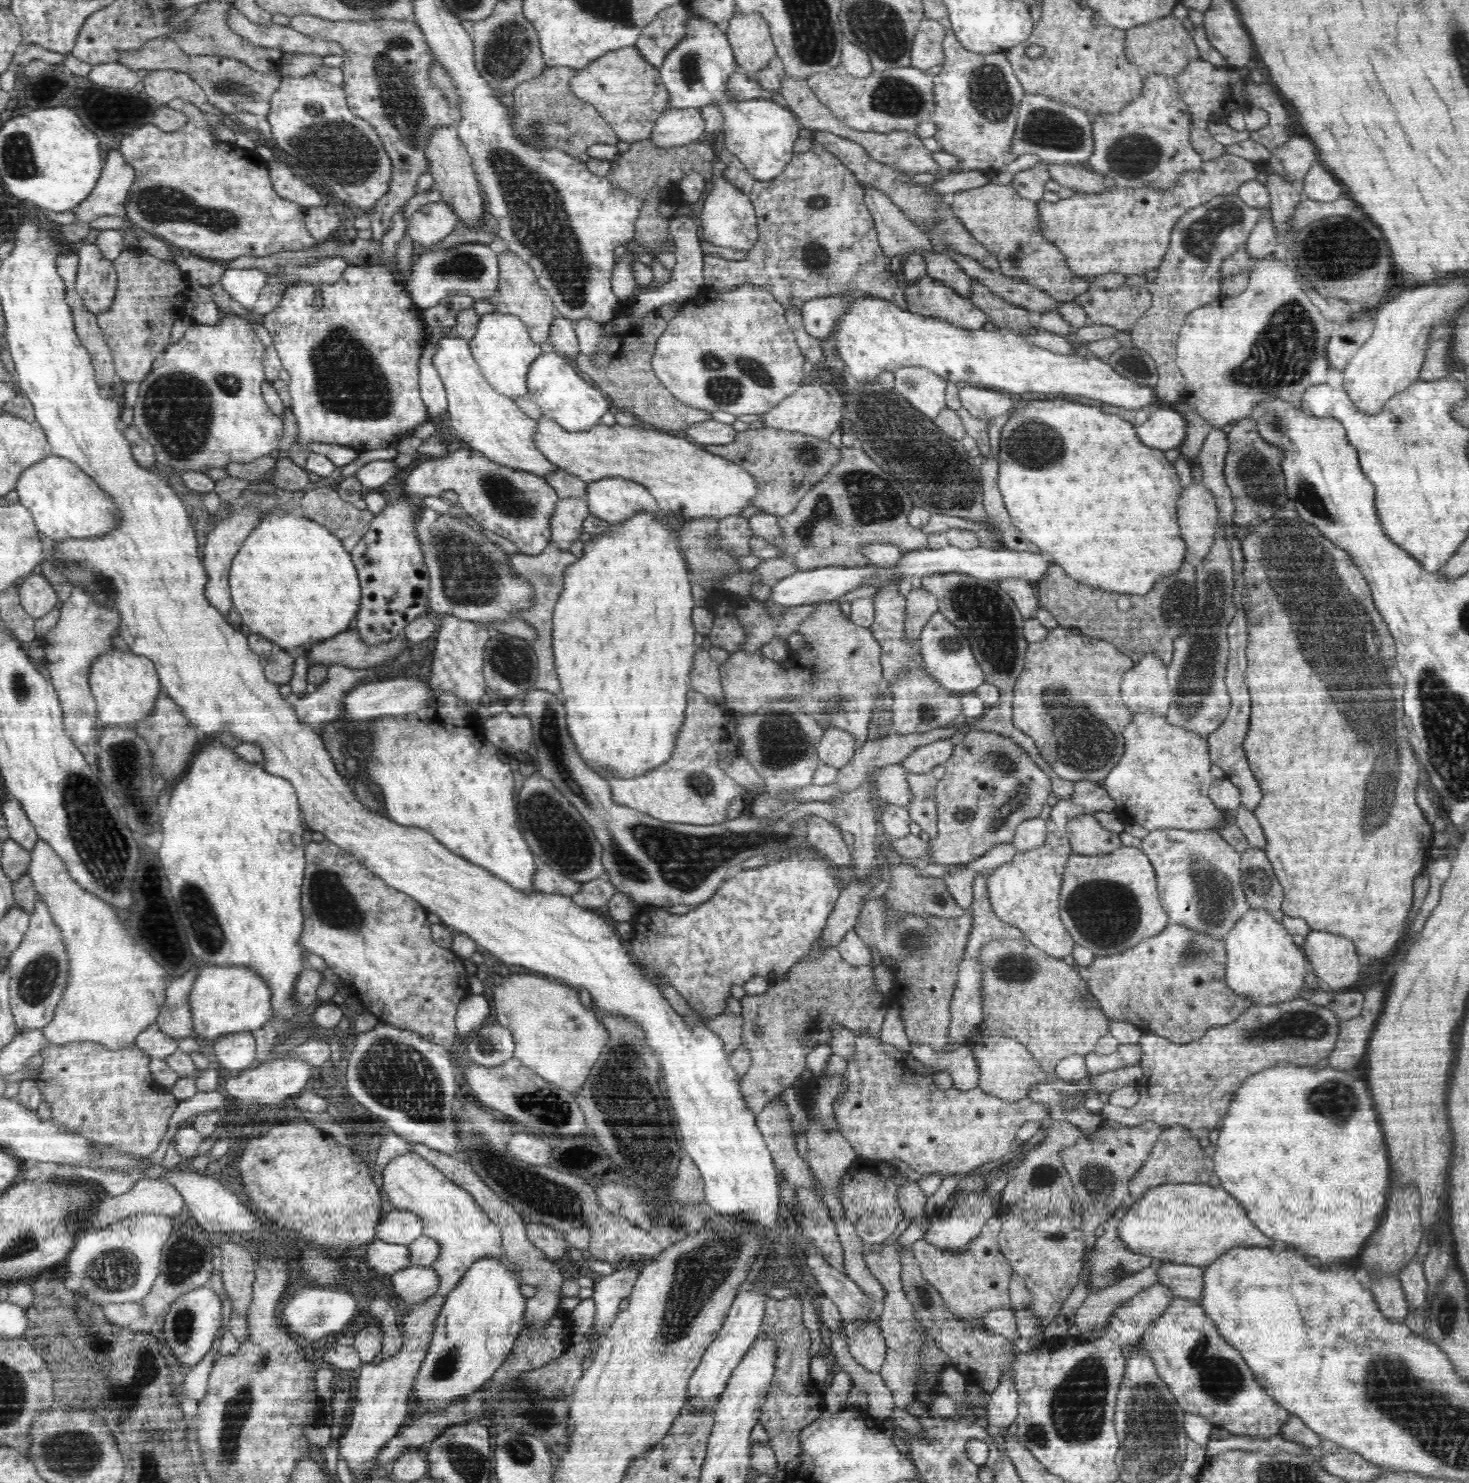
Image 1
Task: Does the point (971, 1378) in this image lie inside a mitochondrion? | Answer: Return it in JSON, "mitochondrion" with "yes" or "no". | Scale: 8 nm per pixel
{"mitochondrion":"no"}

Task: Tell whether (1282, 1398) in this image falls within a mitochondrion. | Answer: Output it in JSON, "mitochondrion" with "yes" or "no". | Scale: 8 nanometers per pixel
{"mitochondrion":"no"}

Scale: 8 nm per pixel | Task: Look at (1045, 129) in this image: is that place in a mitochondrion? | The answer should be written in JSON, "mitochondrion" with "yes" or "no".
{"mitochondrion":"yes"}

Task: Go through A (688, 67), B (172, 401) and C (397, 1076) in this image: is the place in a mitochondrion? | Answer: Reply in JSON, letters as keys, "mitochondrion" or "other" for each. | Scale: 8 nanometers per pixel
{"A":"mitochondrion","B":"mitochondrion","C":"mitochondrion"}

